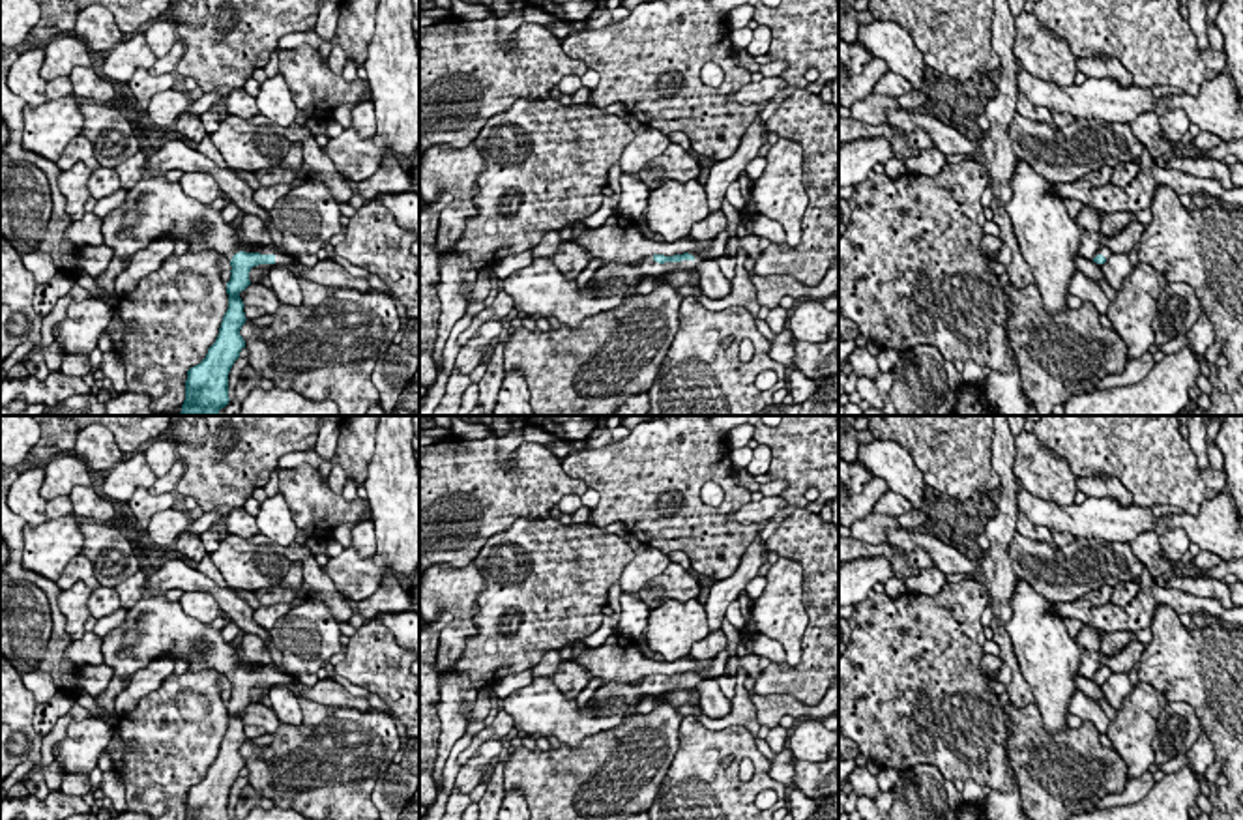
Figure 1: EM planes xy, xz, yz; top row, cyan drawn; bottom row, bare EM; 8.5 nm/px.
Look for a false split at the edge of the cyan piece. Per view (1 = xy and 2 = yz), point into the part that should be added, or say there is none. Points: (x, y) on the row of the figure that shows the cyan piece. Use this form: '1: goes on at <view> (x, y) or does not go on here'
1: goes on at xy (154, 208)
2: goes on at yz (1105, 251)

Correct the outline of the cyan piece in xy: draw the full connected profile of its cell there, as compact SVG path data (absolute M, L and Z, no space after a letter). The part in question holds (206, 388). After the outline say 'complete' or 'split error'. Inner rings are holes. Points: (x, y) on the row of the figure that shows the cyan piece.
M146 165L142 178L127 189L125 200L103 215L101 234L103 245L122 260L131 260L137 251L165 236L187 240L189 251L212 249L228 258L228 309L206 358L187 371L185 401L178 414L217 416L230 401L228 373L245 348L240 329L247 318L240 292L251 285L249 271L255 266L298 264L298 255L285 255L270 245L247 249L240 227L232 228L219 210L187 197L180 182L150 174Z; split error

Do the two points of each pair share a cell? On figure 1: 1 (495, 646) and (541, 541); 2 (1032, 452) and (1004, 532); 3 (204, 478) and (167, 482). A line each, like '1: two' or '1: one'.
1: one
2: two
3: two

